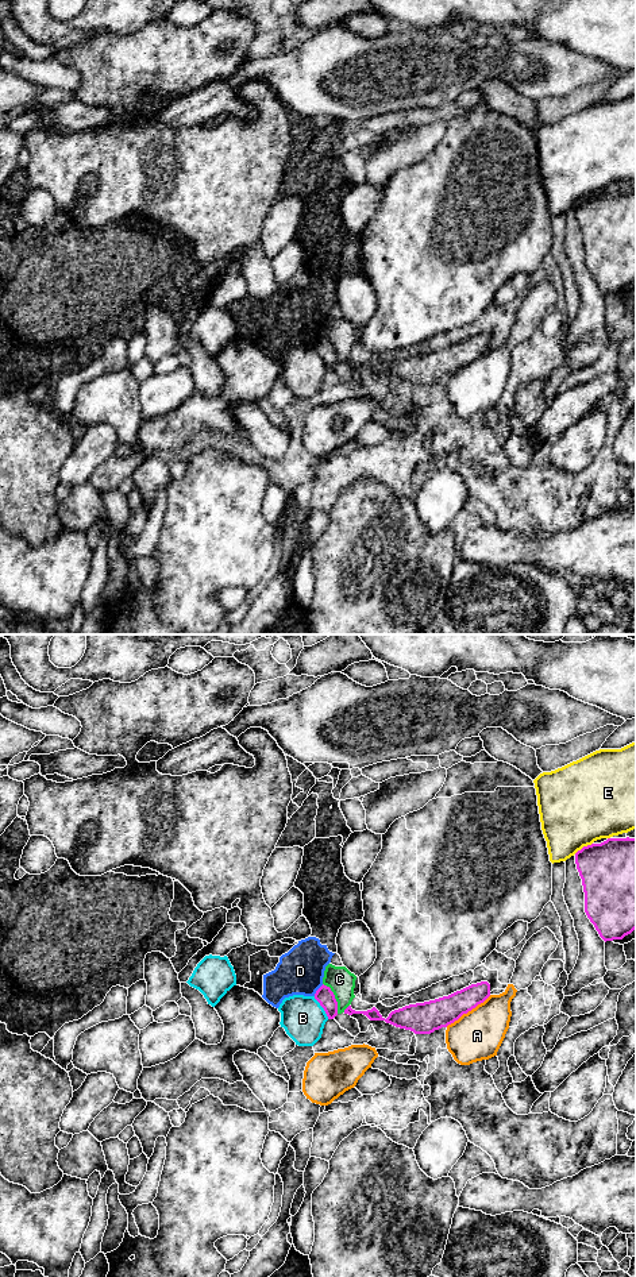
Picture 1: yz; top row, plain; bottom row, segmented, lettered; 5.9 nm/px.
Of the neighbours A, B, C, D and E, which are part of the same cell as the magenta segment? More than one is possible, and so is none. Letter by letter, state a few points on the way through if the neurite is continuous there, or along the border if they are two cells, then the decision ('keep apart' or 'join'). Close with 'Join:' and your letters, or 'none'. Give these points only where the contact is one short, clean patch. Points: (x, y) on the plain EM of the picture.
A: keep apart
B: keep apart
C: border along yz (323, 335), (332, 344), (338, 365); keep apart
D: keep apart
E: keep apart
Join: none

